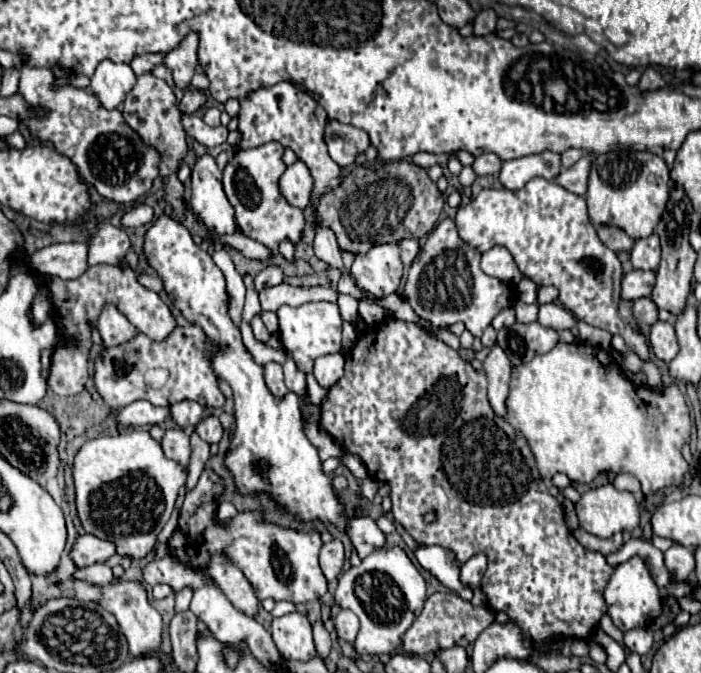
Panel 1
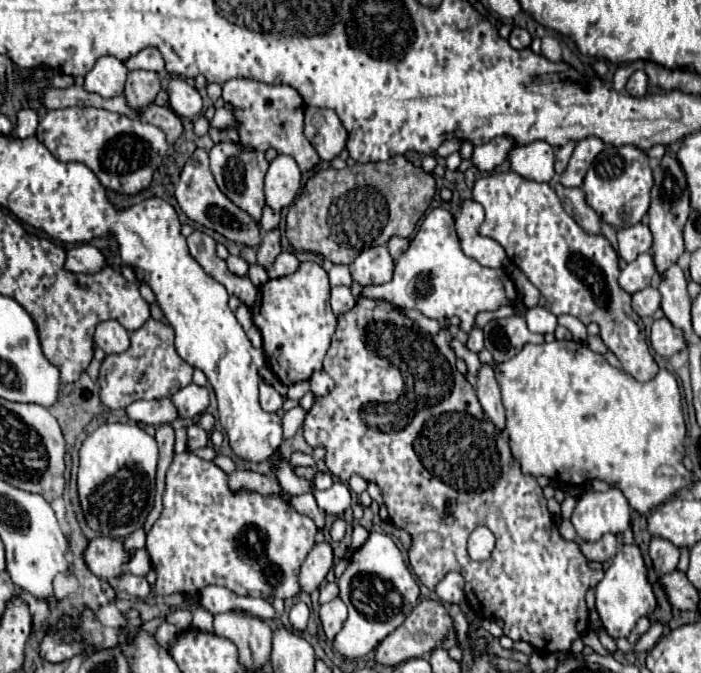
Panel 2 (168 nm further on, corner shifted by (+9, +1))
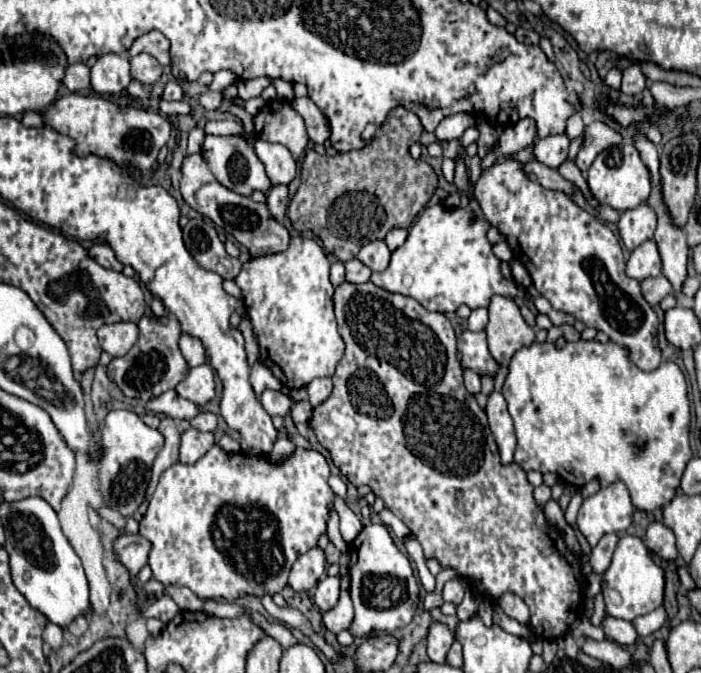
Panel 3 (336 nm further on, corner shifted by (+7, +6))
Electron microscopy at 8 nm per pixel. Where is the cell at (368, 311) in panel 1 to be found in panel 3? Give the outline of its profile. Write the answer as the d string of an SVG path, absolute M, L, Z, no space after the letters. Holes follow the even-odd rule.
M357 258L347 260L347 262L345 262L345 268L347 268L347 280L349 280L349 282L355 282L355 284L367 282L369 276L371 276L371 270L369 270L365 264L361 264Z

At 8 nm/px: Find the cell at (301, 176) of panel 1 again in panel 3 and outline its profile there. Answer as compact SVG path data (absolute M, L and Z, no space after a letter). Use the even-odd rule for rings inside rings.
M255 138L253 148L265 166L271 184L289 184L295 178L297 164L283 144L271 144L261 138Z

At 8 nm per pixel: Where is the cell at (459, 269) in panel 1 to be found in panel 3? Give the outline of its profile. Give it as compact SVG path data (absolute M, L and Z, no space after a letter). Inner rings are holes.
M469 198L467 208L455 208L455 210L447 210L443 204L435 204L429 206L419 218L417 222L409 228L409 236L405 240L403 246L399 246L393 254L391 254L391 262L383 272L373 272L371 274L371 282L377 284L379 288L385 288L389 292L399 292L403 296L411 296L415 300L419 300L427 310L433 312L455 312L461 304L467 304L471 310L475 308L487 308L491 296L501 294L507 298L525 298L525 290L517 288L513 282L505 280L499 272L499 258L493 254L491 244L487 240L487 230L489 230L489 222L483 218L483 212L479 208L479 202L475 198Z

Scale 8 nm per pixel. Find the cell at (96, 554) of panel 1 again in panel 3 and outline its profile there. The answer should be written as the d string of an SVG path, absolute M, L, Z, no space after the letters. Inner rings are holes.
M123 534L115 542L115 552L119 560L129 568L131 576L137 576L137 572L147 564L149 550L151 550L151 542L141 534L135 534L135 536Z

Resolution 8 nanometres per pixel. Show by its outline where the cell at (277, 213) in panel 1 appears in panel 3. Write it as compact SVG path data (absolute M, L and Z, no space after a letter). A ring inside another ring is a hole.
M207 134L205 142L203 142L203 160L207 162L209 170L215 174L219 184L223 184L225 188L229 188L237 194L249 196L255 190L261 190L263 194L267 194L271 188L271 180L265 174L265 166L261 164L251 142L245 136L213 136L213 134Z

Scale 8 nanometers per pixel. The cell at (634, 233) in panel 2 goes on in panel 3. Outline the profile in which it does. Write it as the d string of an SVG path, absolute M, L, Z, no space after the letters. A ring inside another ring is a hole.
M641 204L639 208L621 212L617 226L619 226L619 236L621 236L623 244L631 252L641 242L653 238L653 232L655 232L655 226L657 226L655 212L651 212L651 208L647 208L647 204Z

